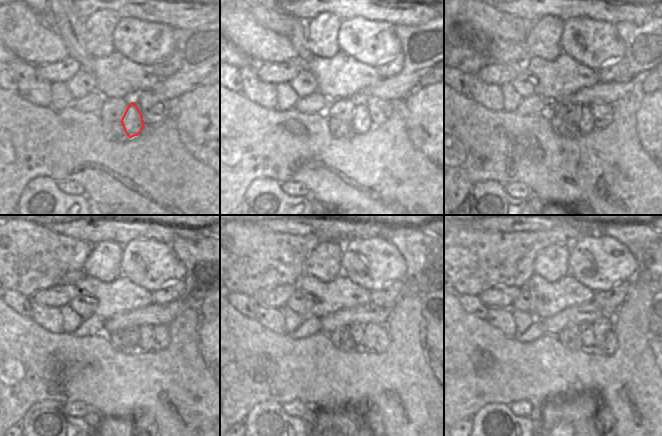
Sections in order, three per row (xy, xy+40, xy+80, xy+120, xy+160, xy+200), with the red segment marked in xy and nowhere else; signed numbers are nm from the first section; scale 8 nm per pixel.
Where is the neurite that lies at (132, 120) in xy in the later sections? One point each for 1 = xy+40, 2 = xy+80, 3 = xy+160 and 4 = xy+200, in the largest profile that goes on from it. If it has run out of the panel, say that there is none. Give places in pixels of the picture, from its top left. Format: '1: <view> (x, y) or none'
1: xy+40 (361, 122)
2: xy+80 (586, 122)
3: xy+160 (371, 331)
4: xy+200 (601, 328)

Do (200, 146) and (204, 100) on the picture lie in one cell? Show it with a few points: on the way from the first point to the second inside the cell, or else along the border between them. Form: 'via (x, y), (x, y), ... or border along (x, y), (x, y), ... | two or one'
via (203, 135), (204, 111) | one

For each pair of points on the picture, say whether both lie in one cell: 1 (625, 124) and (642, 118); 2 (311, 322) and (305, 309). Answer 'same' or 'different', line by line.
1: different
2: different

